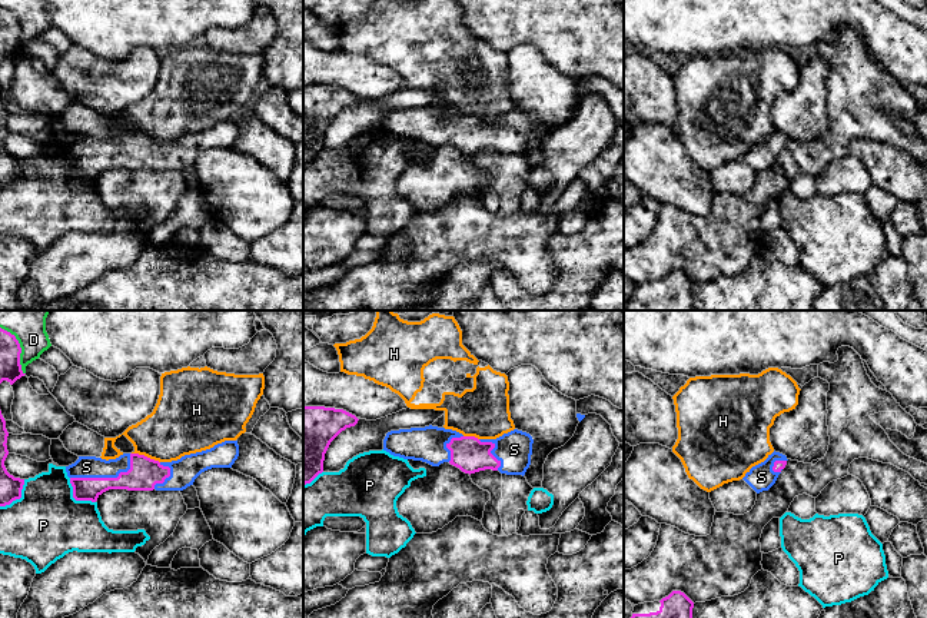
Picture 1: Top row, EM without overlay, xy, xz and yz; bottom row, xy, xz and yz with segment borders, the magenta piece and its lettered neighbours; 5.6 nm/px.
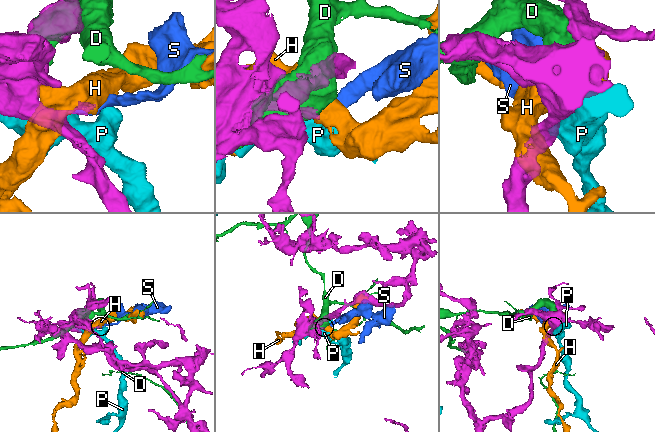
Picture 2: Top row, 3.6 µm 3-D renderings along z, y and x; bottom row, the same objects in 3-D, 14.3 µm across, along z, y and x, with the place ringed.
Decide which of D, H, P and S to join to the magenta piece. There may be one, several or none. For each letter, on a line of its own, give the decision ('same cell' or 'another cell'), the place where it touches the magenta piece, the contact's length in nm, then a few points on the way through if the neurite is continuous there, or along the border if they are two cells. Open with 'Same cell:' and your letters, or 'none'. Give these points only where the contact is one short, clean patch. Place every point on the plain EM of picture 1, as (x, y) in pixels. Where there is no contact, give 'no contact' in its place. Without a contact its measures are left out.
Same cell: S
D: another cell | xy (20, 27) | 300 nm
H: another cell | xy (146, 136) | 170 nm
P: another cell | xy (75, 178) | 200 nm
S: same cell | xy (106, 158) | 380 nm

